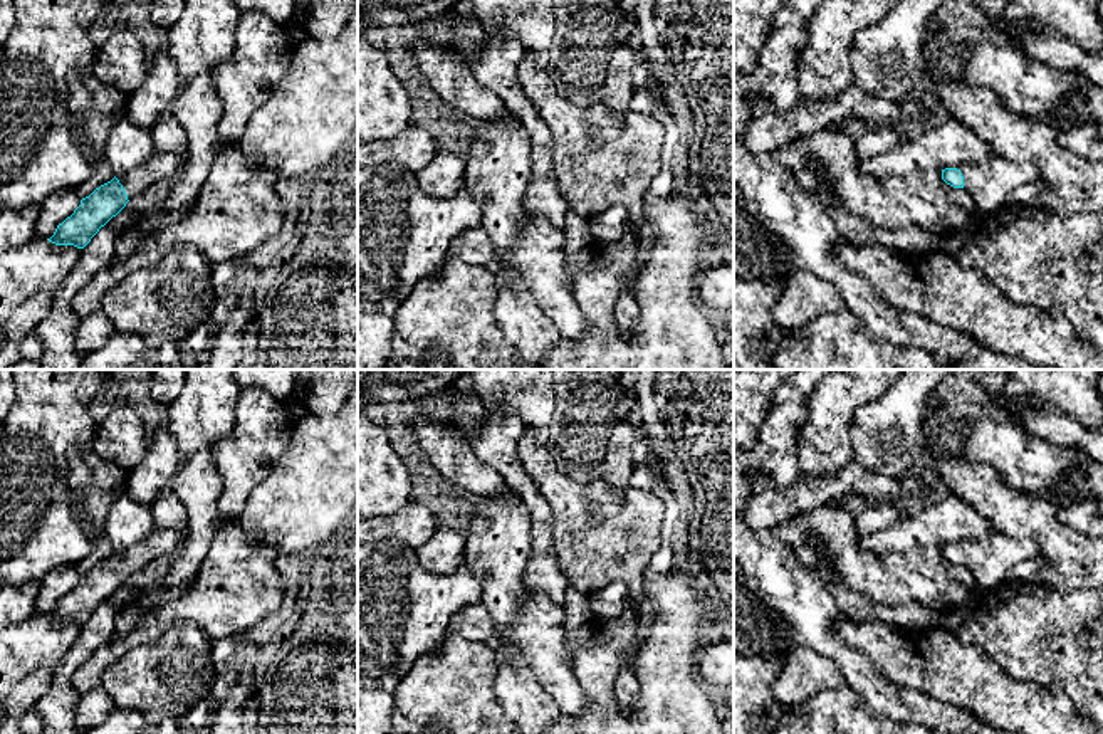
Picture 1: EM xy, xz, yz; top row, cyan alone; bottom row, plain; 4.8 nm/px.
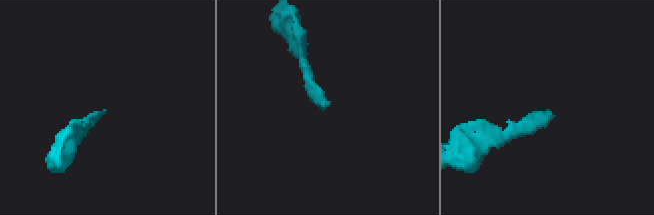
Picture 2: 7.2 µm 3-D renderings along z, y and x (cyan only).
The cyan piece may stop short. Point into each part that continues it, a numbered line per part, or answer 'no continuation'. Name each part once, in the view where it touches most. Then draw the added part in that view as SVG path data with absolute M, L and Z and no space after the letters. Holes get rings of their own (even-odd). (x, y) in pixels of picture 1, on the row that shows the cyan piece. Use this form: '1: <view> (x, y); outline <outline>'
1: xy (162, 165); outline M156 153L141 163L139 166L133 168L126 175L116 176L123 185L128 200L144 193L154 183L173 176L185 163L185 156L181 153Z

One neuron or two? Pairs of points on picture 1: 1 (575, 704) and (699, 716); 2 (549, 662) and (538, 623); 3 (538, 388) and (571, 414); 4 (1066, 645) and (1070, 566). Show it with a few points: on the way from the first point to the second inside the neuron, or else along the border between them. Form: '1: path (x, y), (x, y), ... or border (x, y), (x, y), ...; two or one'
1: border (571, 669), (586, 699), (586, 713); two
2: path (544, 652), (539, 634); one
3: border (554, 412), (551, 417); two
4: border (1036, 580), (1056, 590), (1085, 588); two

